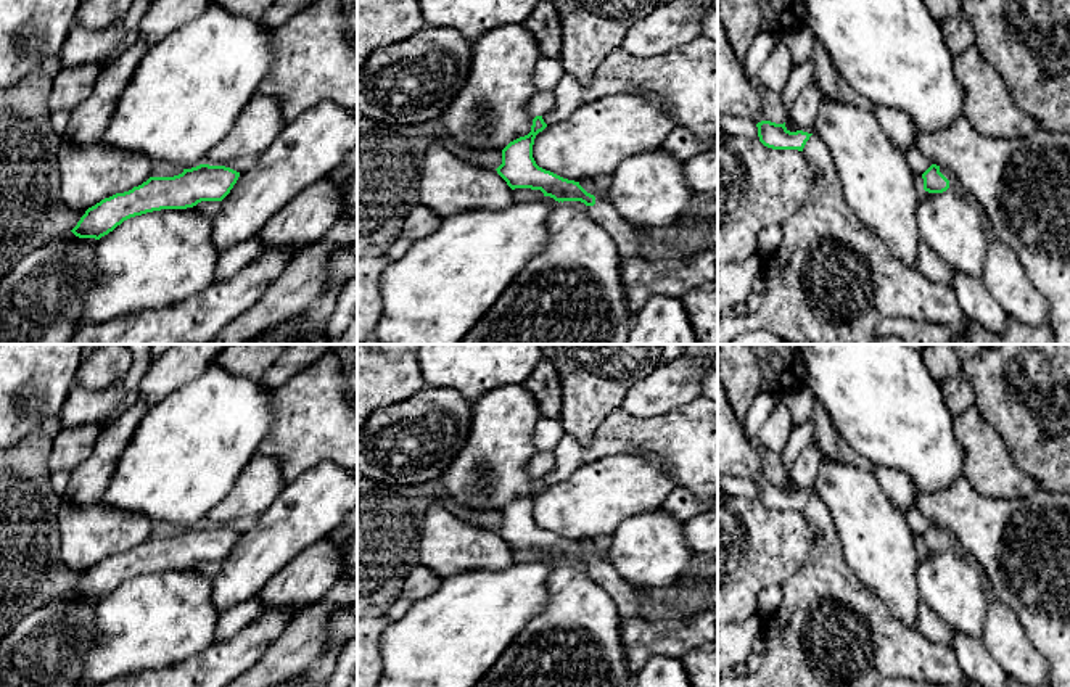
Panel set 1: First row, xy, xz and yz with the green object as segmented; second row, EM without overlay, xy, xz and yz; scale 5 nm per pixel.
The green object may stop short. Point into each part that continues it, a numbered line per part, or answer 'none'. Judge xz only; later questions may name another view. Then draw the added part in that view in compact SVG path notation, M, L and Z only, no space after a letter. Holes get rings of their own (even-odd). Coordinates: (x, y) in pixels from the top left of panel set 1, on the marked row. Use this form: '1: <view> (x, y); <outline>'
1: xz (626, 237); M595 198L594 206L587 206L592 219L602 225L607 233L615 240L623 259L639 256L640 235L639 230L631 227L613 208L611 203Z

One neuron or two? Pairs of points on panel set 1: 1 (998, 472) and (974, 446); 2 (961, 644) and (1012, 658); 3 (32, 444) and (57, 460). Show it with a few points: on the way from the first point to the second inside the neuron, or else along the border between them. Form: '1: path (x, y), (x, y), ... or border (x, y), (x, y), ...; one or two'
1: path (991, 465), (980, 452); one
2: border (980, 641), (1003, 670); two
3: border (61, 428), (53, 441), (49, 459), (50, 472); two

